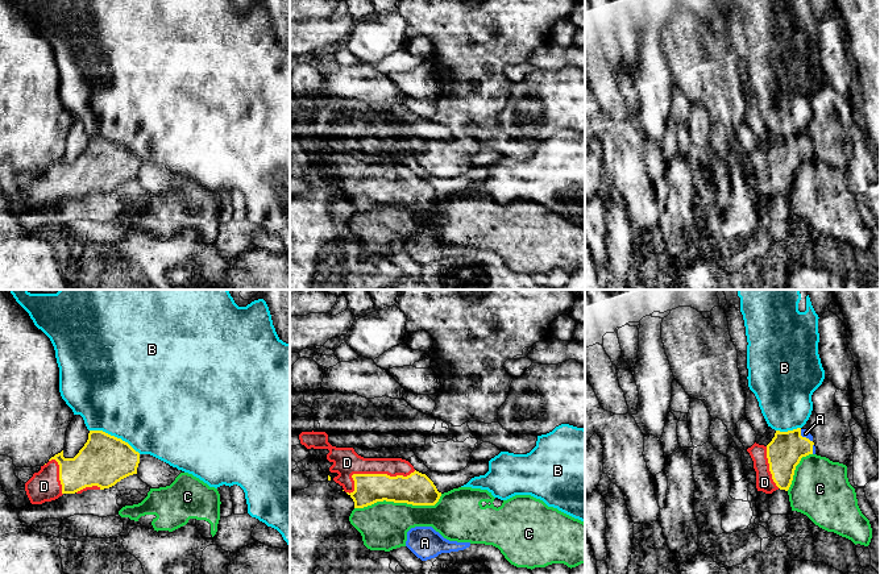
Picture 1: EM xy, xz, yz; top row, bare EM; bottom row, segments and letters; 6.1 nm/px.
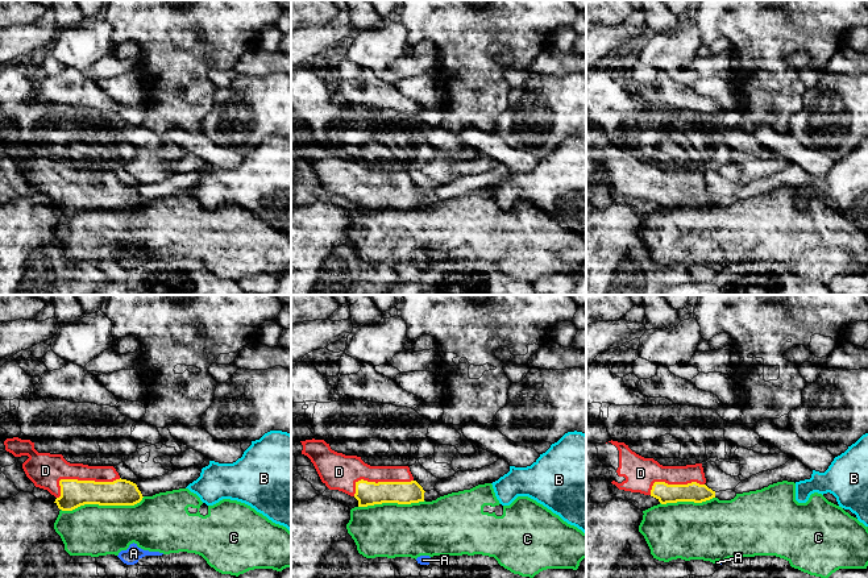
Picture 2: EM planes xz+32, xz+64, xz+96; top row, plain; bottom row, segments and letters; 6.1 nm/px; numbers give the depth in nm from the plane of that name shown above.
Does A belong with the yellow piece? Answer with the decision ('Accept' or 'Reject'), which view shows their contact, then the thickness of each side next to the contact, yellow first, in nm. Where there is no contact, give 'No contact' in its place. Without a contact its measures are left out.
Accept. Touches yellow in yz. Thickness 220 nm (yellow) against 50 nm

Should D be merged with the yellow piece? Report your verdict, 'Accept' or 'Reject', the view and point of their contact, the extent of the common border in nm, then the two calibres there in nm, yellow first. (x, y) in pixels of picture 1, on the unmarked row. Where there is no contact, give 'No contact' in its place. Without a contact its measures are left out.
Accept. Touches yellow at xz (373, 179). Shared border 440 nm. Thickness 190 nm (yellow) against 160 nm

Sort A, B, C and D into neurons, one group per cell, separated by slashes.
A D / B / C

